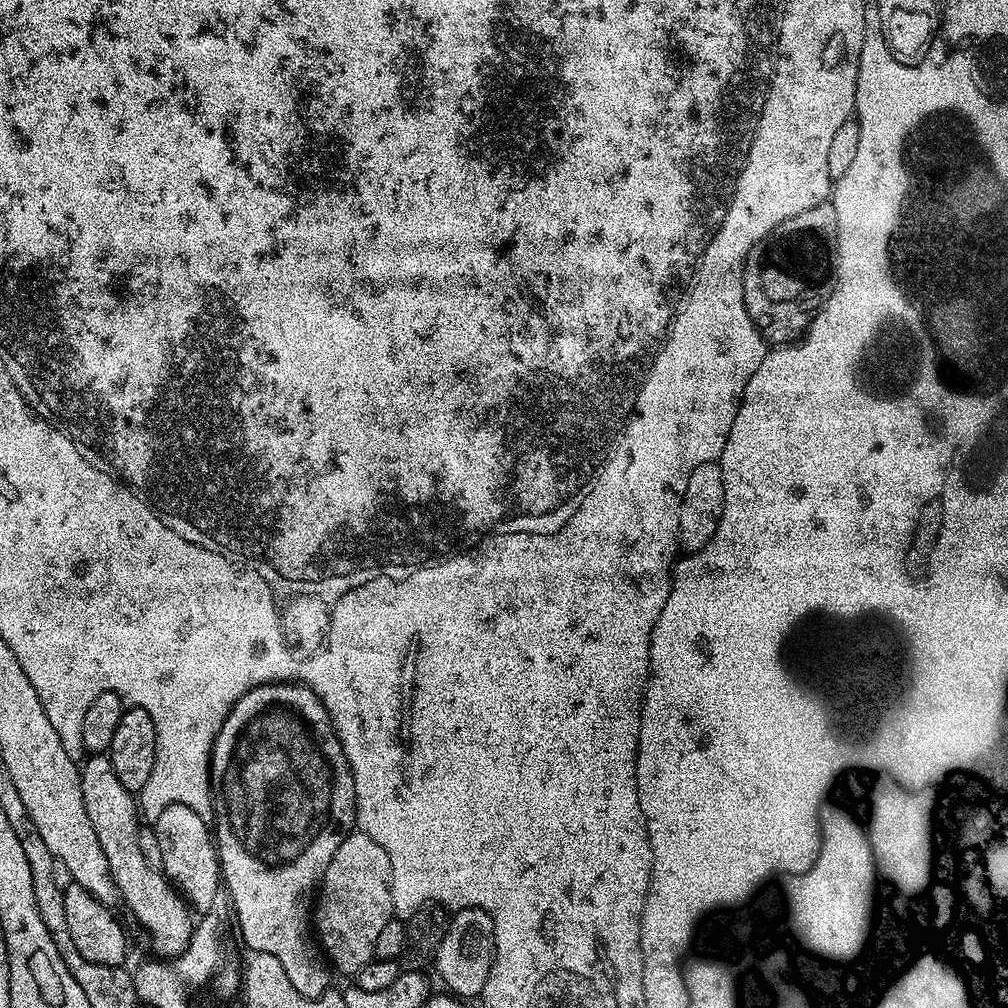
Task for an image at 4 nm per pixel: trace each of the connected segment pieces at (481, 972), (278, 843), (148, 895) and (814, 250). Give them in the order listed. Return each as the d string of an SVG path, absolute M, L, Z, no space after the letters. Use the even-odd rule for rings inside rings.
M462 908L449 919L446 934L436 951L434 969L451 995L457 998L476 998L486 986L486 978L490 978L495 957L496 939L490 914L481 908Z
M281 682L279 684L263 684L252 688L242 698L238 698L236 705L228 711L228 717L222 722L218 734L212 743L212 759L210 761L210 791L214 817L214 839L216 853L220 859L220 878L226 889L230 901L231 911L236 912L236 924L240 927L240 936L248 947L249 953L261 952L274 954L278 962L282 962L282 970L290 977L290 986L298 990L306 998L316 1000L326 991L329 991L328 972L330 965L322 955L317 941L314 939L313 929L310 927L310 909L314 904L314 893L326 874L326 866L330 866L330 858L334 858L334 850L342 846L342 842L353 831L356 822L356 787L354 774L350 770L350 762L342 750L342 742L334 730L332 720L328 717L326 706L305 684L299 682Z
M92 754L83 761L82 802L86 802L86 814L94 834L98 834L98 846L110 862L110 874L114 878L117 897L132 911L132 916L148 931L148 940L160 958L179 958L190 942L194 916L183 896L161 869L150 866L142 854L140 845L141 817L138 815L138 800L114 774L114 766L106 754Z
M831 202L782 221L750 250L744 263L744 301L760 335L772 346L803 337L836 285L836 211Z

